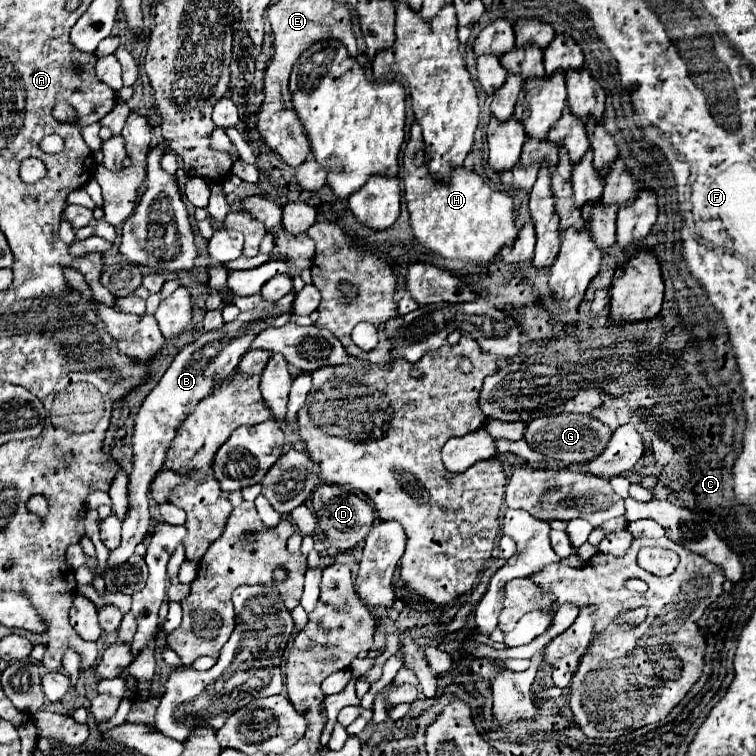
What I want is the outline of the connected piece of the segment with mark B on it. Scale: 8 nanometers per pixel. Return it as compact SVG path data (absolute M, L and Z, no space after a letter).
M296 292L286 294L278 302L266 302L262 300L254 310L240 312L238 318L232 322L224 322L220 330L204 332L196 342L184 346L162 380L156 384L156 388L150 392L150 396L144 400L138 416L136 416L136 426L134 426L134 436L132 436L132 450L134 450L134 470L130 474L130 510L128 510L128 520L122 521L122 542L116 550L110 552L108 558L108 568L118 566L126 562L132 554L134 548L144 542L148 534L152 534L154 528L154 518L150 514L150 504L148 504L148 488L152 480L156 478L158 470L164 464L164 454L166 448L170 446L180 422L192 412L192 406L200 402L200 398L208 396L208 390L212 390L212 382L216 378L224 378L224 374L232 374L236 370L240 358L250 350L252 340L266 328L270 326L284 326L290 322L290 316L294 312L294 298Z

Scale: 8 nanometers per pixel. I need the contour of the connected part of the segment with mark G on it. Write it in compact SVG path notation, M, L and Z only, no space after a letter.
M556 414L536 418L526 424L526 436L524 436L524 440L534 452L540 452L554 460L562 460L566 466L592 462L596 456L602 454L610 438L612 430L588 414Z

